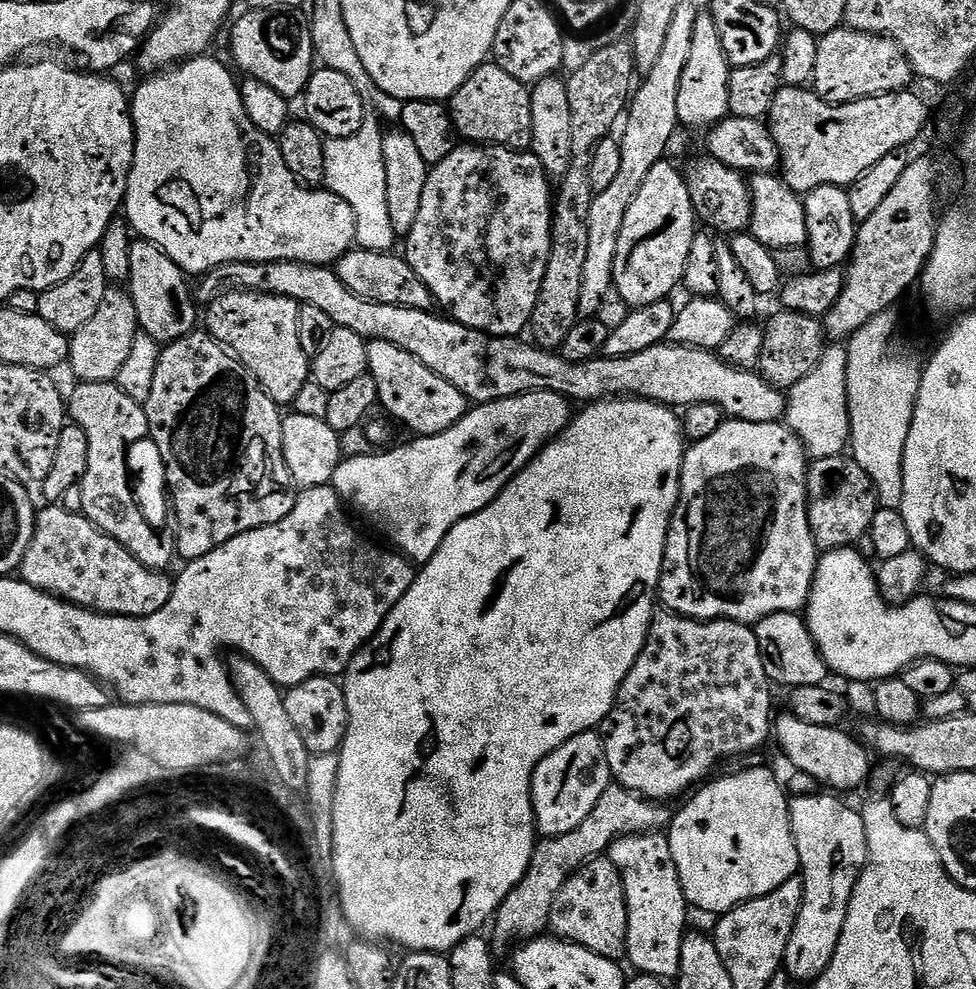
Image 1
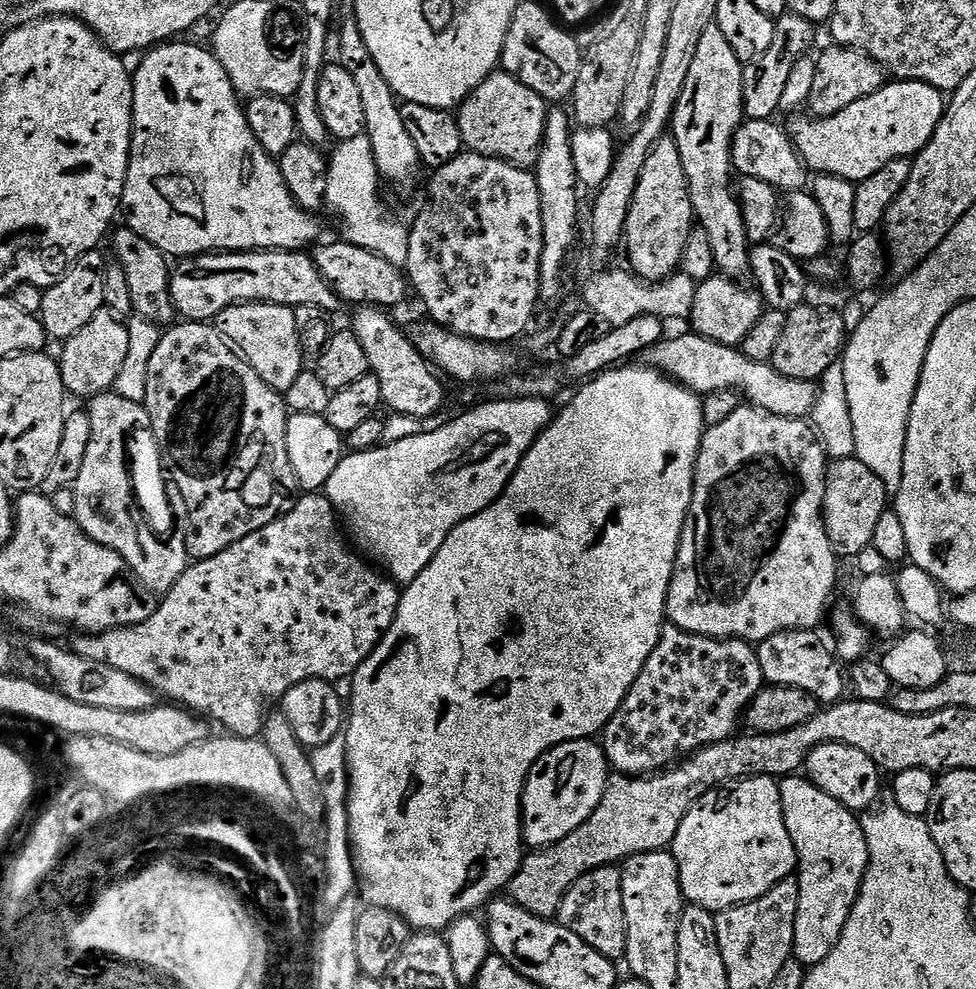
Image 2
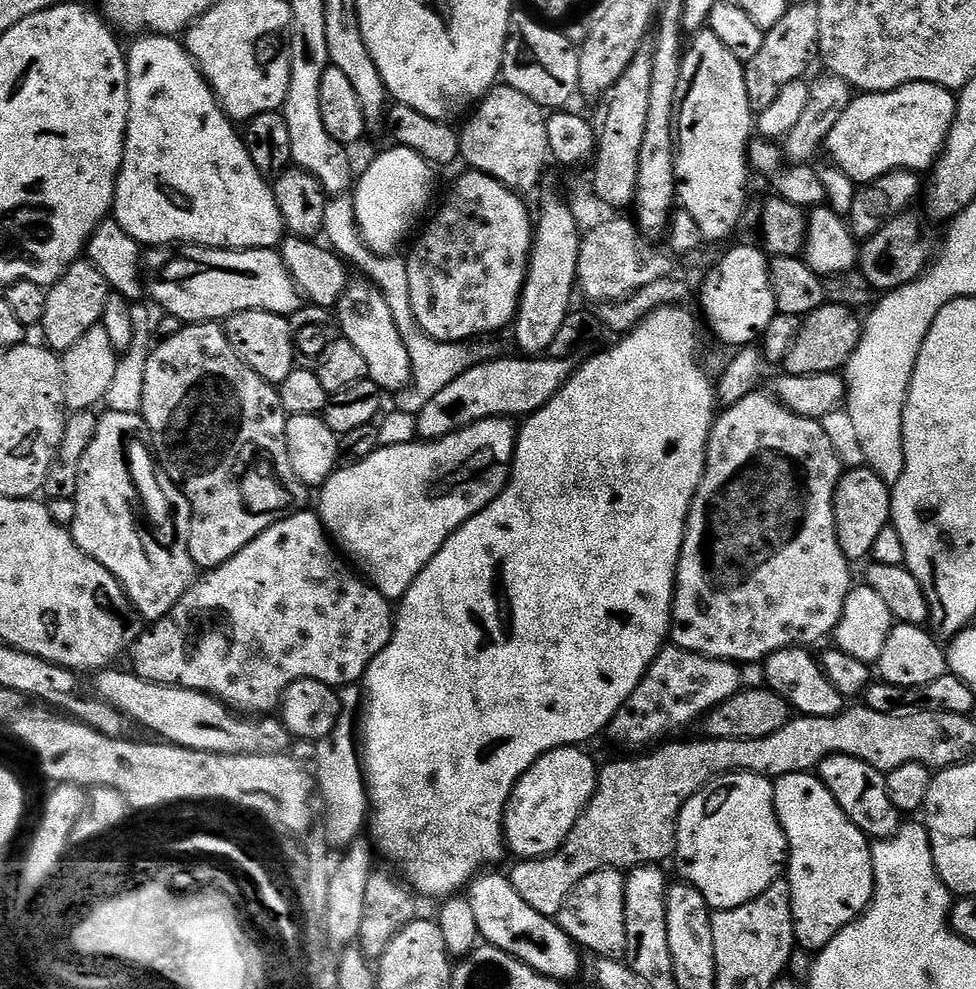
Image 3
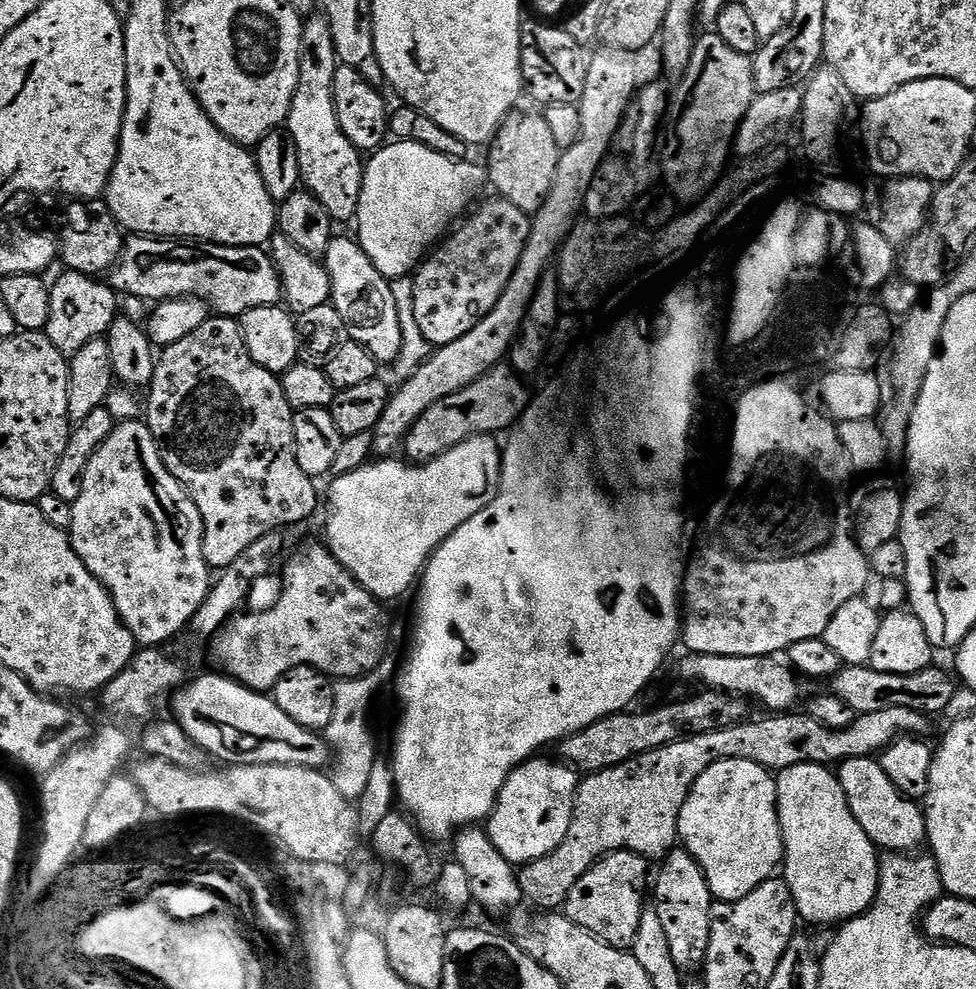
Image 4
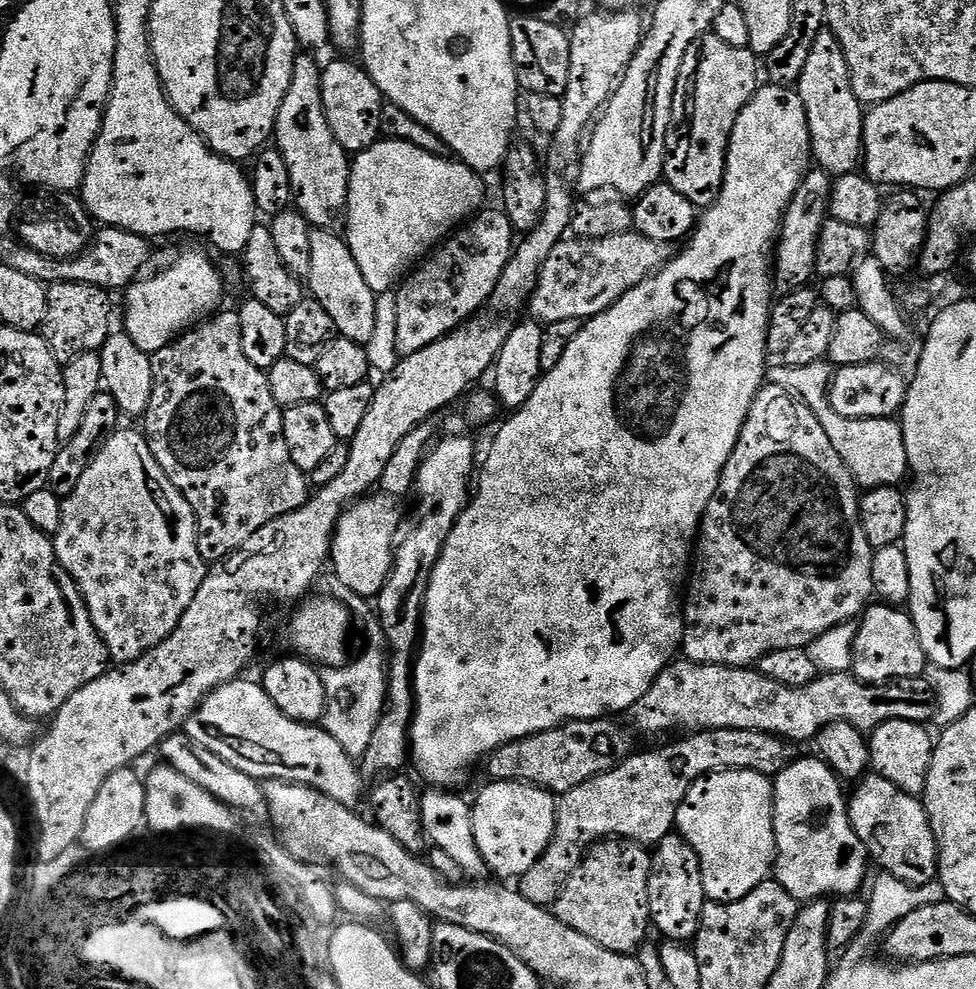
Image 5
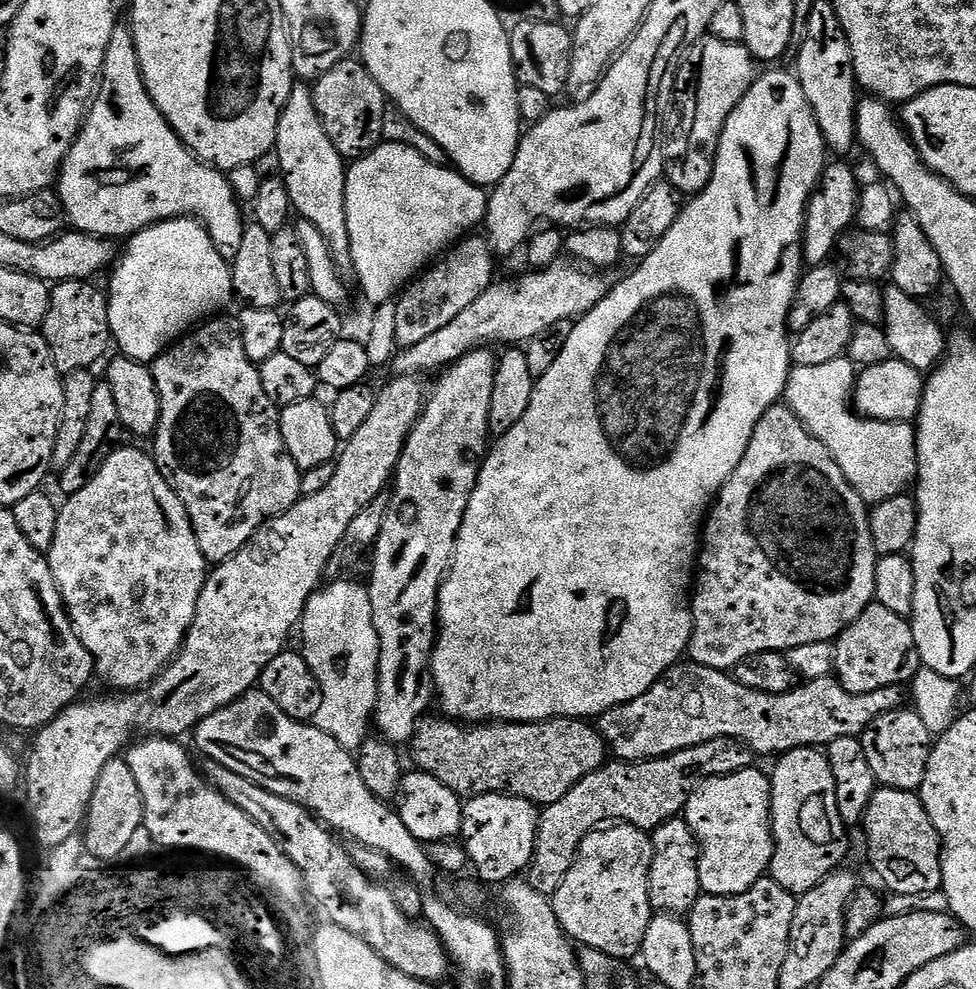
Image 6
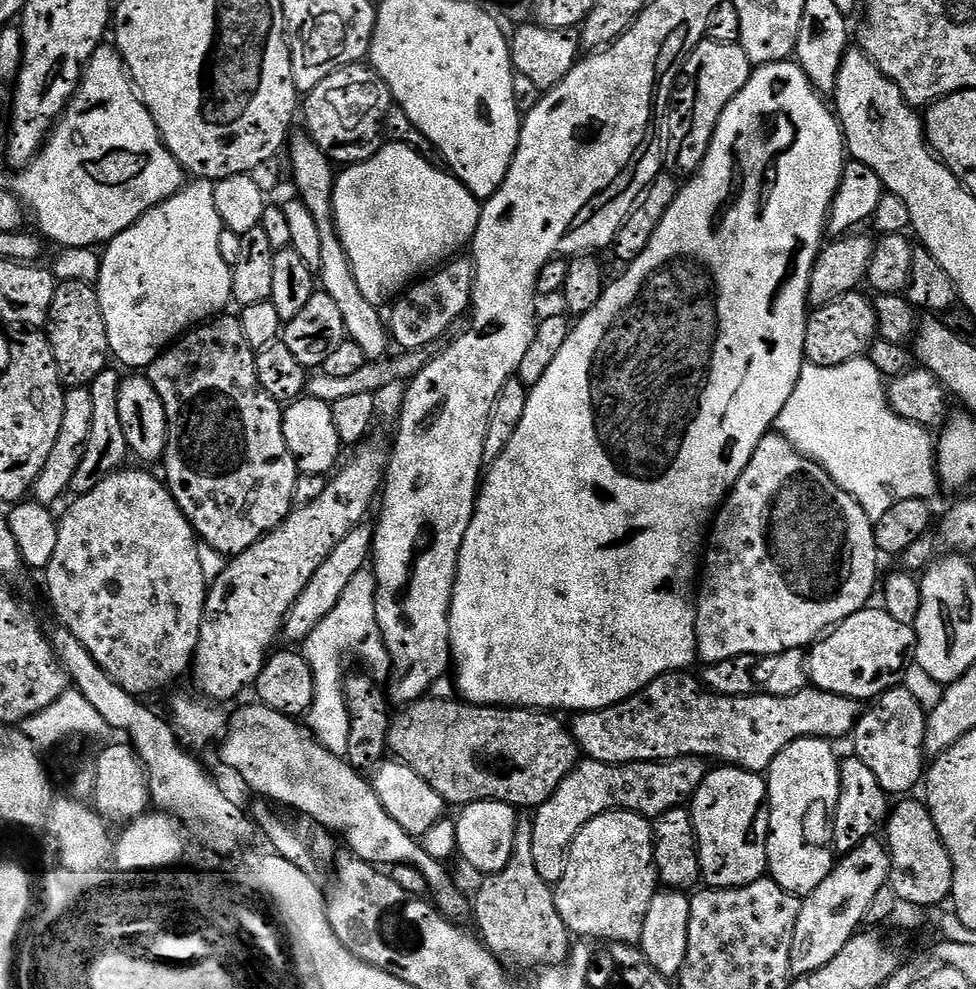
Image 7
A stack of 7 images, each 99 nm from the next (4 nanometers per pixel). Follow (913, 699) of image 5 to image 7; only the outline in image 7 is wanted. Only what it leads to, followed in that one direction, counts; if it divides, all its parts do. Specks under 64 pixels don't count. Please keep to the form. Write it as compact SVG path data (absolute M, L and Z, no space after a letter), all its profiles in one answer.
M683 671L668 672L665 676L660 676L654 682L646 685L641 692L632 697L630 700L623 700L621 704L615 704L609 708L603 708L597 712L577 712L571 717L570 727L572 736L576 740L576 745L580 748L581 753L589 760L597 760L603 764L635 764L642 760L673 760L679 756L699 756L701 760L709 762L723 762L728 766L744 768L748 772L767 773L768 767L774 762L774 758L778 754L782 754L782 750L786 750L786 746L790 746L790 742L801 740L802 738L810 738L817 736L820 740L836 742L839 736L847 737L852 729L856 726L856 721L860 719L862 704L859 700L851 700L845 696L838 694L830 694L823 692L820 688L811 686L804 688L798 694L793 696L765 696L763 694L753 694L751 696L719 696L713 692L702 690L702 685L699 679L692 680Z

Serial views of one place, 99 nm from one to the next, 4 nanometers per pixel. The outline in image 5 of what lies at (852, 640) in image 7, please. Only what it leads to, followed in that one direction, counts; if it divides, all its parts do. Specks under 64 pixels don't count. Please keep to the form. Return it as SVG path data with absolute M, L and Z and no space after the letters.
M876 602L859 617L850 669L857 680L864 684L890 684L893 680L924 676L928 665L918 630L903 607Z

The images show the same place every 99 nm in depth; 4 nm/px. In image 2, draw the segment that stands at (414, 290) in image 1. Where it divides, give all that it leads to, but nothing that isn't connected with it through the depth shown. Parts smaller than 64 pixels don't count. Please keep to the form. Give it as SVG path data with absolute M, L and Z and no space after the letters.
M347 242L339 243L328 244L325 248L317 247L314 259L322 278L326 278L326 282L345 305L375 306L392 310L395 304L403 302L406 280L401 269L395 268L393 264L370 250L362 250L362 246L354 246Z

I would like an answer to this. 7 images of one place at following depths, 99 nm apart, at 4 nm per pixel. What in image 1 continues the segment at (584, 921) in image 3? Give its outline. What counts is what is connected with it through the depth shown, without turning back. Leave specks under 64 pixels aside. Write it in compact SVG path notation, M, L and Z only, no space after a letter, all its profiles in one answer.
M590 860L579 872L572 873L562 890L558 890L558 898L554 898L550 928L559 939L586 946L599 956L619 961L625 955L628 915L624 883L612 860Z

